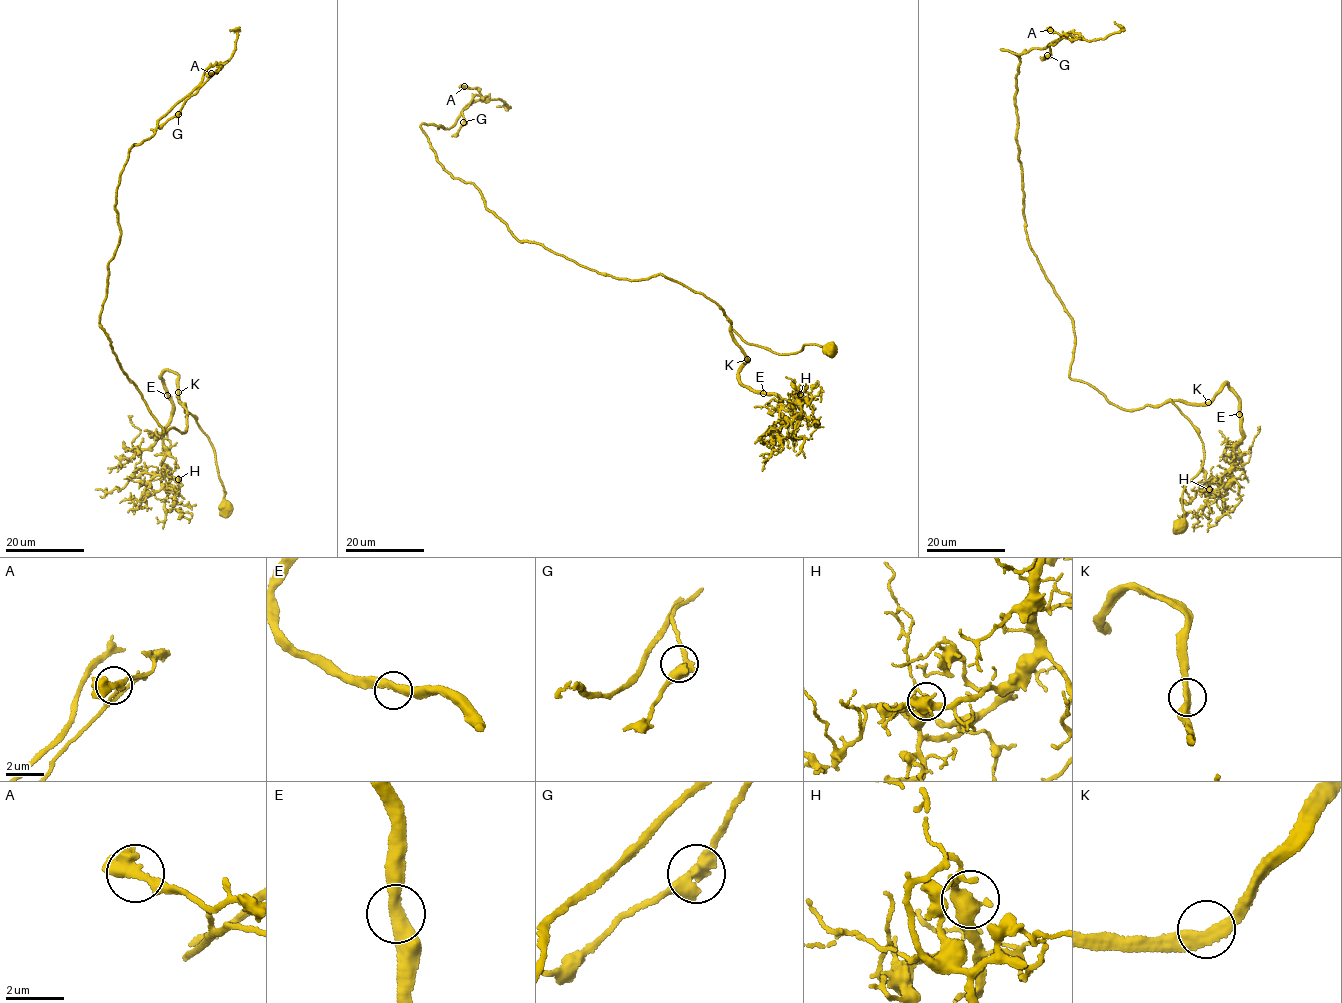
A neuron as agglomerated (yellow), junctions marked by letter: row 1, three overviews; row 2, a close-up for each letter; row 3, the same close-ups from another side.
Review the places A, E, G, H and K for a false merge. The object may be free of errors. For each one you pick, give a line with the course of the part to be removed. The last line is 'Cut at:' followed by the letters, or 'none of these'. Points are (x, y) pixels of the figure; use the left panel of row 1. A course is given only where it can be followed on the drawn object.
Cut at: none of these

